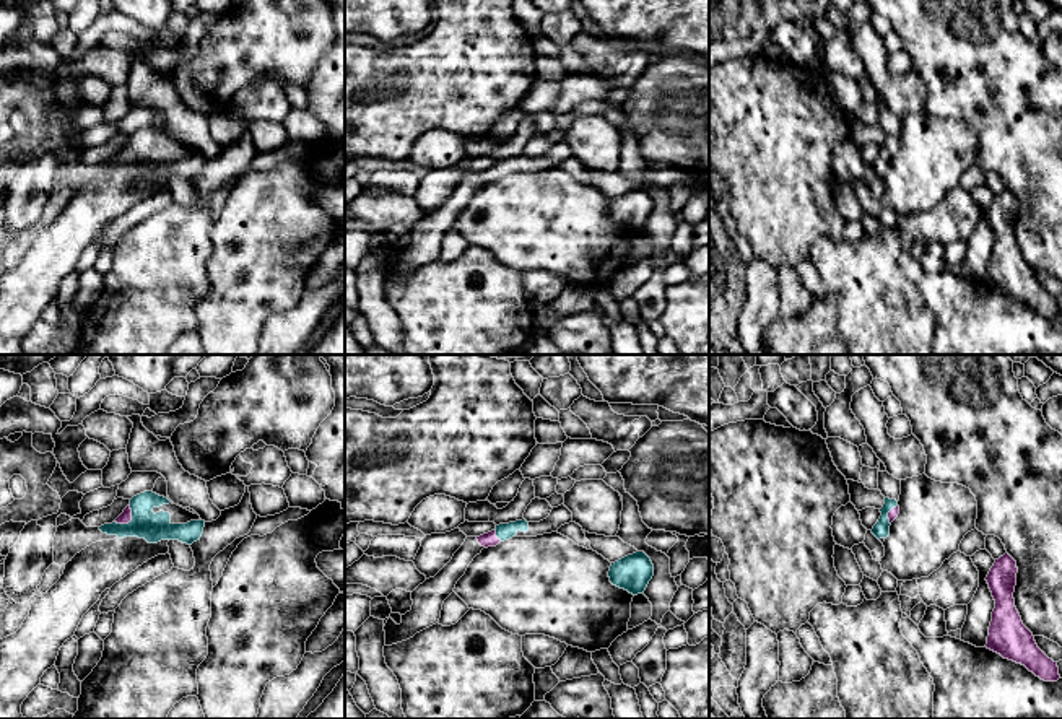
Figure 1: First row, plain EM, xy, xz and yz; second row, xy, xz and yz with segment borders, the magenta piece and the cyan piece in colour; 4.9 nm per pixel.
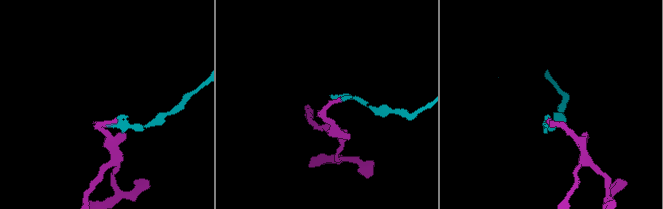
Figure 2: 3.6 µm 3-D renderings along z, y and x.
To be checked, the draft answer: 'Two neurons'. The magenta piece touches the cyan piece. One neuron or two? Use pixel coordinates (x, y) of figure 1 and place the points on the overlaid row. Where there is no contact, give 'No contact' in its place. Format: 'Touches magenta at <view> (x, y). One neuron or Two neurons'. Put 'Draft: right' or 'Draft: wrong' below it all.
Touches magenta at xy (129, 521). One neuron
Draft: wrong

